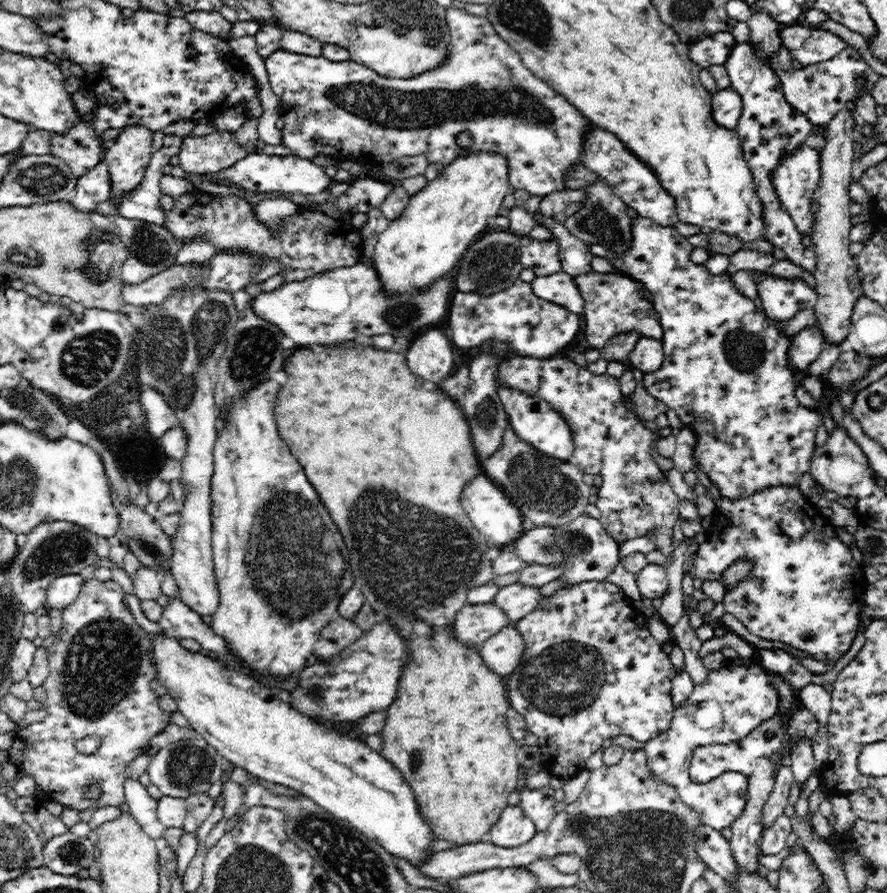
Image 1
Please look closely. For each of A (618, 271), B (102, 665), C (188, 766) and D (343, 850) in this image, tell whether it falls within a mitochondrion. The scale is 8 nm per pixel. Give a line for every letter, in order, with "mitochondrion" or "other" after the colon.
A: other
B: mitochondrion
C: mitochondrion
D: mitochondrion

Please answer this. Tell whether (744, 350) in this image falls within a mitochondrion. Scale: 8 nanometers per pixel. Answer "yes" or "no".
yes

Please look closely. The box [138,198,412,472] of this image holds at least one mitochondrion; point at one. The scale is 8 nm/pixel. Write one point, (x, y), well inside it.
(176, 348)

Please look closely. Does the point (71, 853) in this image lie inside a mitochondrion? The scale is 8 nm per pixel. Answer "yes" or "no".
yes

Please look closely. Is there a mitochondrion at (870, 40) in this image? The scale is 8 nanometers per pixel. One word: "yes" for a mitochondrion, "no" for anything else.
no

